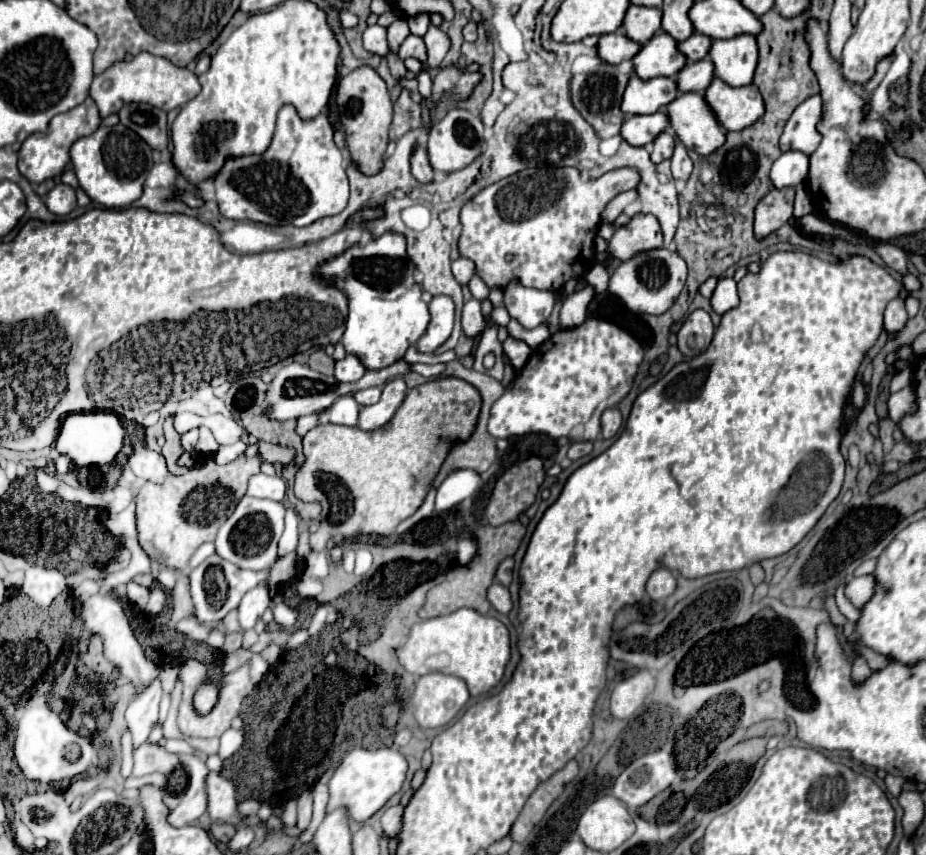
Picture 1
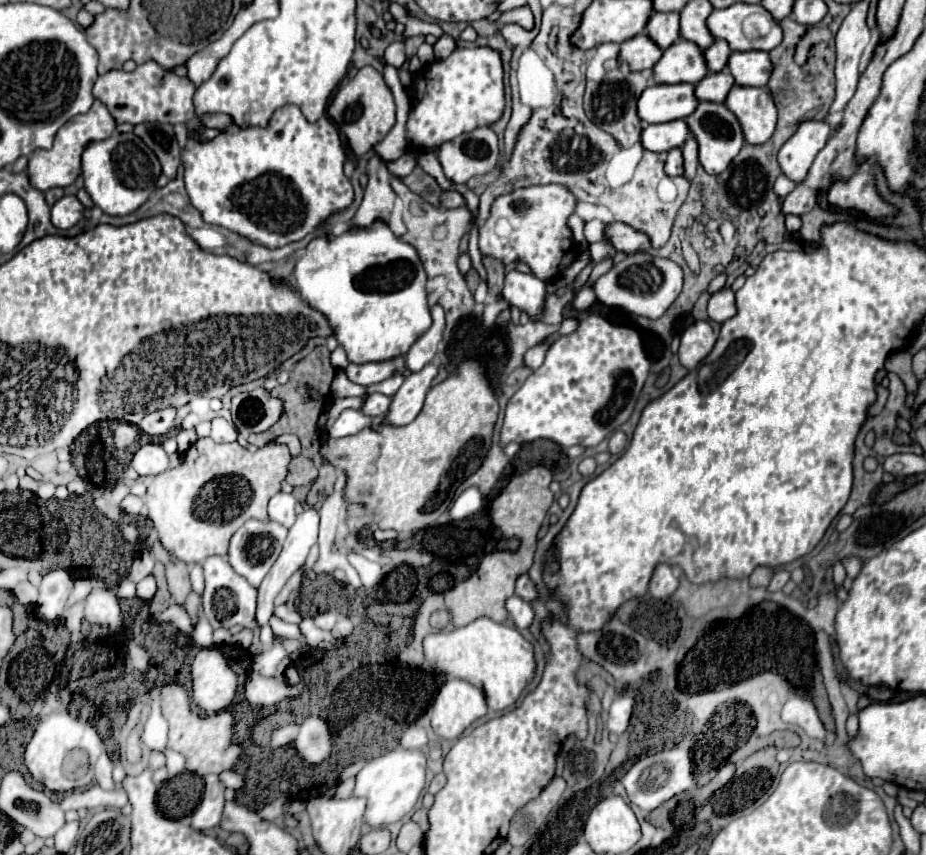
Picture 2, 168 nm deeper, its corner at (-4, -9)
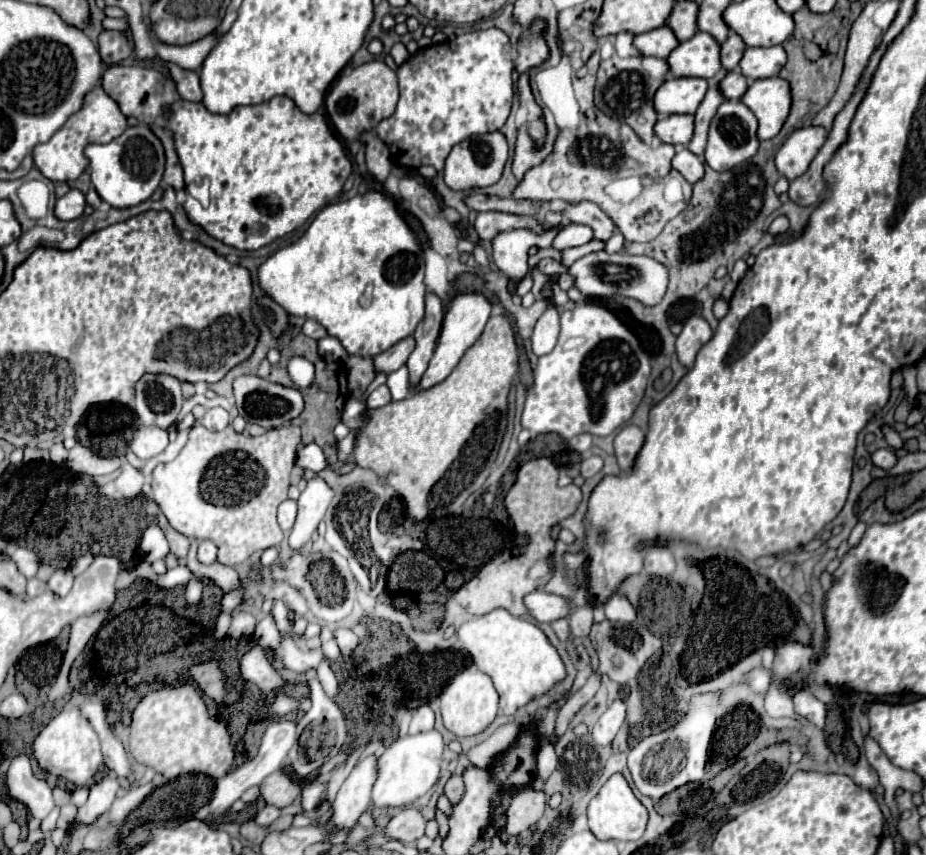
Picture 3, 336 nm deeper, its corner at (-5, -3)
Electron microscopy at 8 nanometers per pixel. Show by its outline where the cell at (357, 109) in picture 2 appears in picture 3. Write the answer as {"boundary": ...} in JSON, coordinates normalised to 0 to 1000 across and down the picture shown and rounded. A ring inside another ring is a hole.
{"boundary":[[[405,69],[383,78],[377,88],[368,88],[357,102],[351,116],[351,125],[368,163],[383,165],[392,153],[401,153],[414,137],[420,137],[427,130],[429,116],[431,116],[431,104],[427,83],[420,81],[414,71]]]}

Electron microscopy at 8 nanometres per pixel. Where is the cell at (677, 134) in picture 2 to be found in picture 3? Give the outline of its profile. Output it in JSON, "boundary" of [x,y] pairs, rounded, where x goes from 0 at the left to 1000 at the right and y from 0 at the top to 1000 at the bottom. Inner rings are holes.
{"boundary":[[[722,135],[714,137],[707,146],[707,158],[716,167],[744,170],[748,160],[748,135]]]}

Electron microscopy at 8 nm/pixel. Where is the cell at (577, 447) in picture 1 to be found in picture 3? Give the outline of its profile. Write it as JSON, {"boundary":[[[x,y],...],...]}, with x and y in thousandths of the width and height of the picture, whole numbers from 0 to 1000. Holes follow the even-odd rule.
{"boundary":[[[634,532],[630,539],[627,539],[627,556],[634,560],[634,558],[640,558],[643,553],[647,553],[651,549],[651,537],[645,535],[645,532]]]}

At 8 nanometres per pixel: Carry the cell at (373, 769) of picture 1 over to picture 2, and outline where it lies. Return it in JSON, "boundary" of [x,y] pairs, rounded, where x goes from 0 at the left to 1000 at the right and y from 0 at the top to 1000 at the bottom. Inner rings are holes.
{"boundary":[[[428,876],[397,890],[384,906],[384,918],[382,918],[382,932],[393,932],[397,937],[393,960],[406,970],[428,963],[436,953],[441,953],[447,946],[458,923],[458,902],[460,902],[460,885],[454,876],[447,878]]]}

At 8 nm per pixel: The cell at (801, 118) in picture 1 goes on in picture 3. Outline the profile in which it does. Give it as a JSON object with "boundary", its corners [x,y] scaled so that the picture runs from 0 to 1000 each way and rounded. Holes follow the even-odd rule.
{"boundary":[[[884,149],[861,151],[837,181],[839,200],[852,212],[865,207],[874,198],[874,191],[878,188],[891,163],[893,163],[891,151]]]}

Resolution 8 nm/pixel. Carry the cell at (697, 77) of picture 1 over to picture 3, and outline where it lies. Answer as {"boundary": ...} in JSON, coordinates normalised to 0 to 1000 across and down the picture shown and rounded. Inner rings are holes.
{"boundary":[[[787,83],[781,95],[779,95],[779,109],[785,113],[785,116],[800,116],[809,102],[807,92],[800,88],[800,85],[794,85],[794,83]]]}

